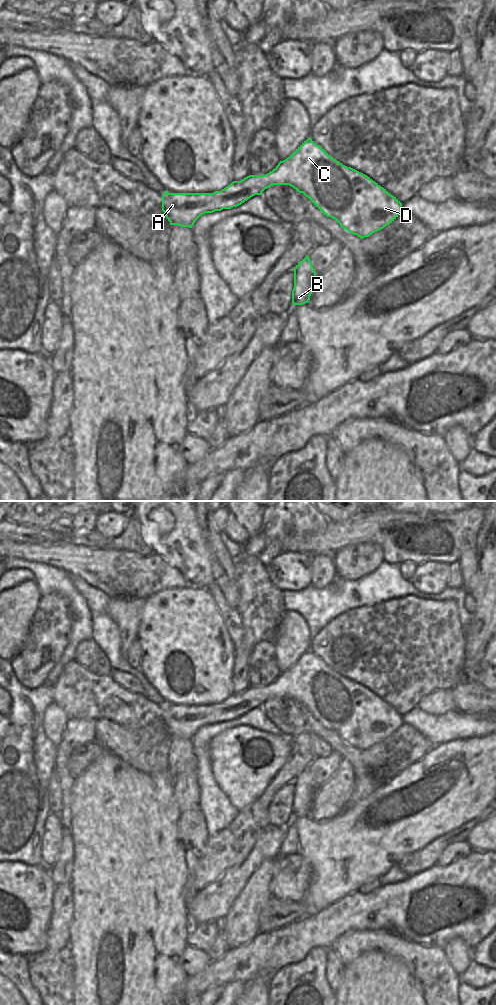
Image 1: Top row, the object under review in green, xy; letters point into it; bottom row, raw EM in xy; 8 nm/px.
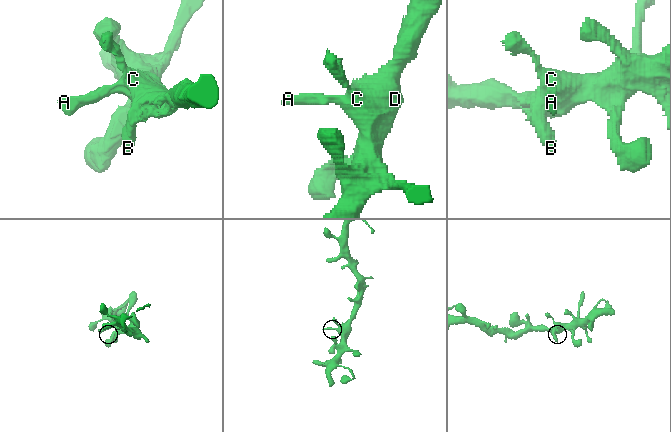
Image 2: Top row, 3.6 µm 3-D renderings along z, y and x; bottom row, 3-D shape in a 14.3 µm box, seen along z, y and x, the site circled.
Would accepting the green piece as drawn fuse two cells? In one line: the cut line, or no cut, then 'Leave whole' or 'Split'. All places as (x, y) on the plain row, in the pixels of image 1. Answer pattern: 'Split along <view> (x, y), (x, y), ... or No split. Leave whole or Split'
No split. Leave whole

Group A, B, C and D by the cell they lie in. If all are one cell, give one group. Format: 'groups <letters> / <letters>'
groups A B C D

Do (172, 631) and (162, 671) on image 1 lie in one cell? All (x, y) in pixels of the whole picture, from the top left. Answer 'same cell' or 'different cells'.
same cell

